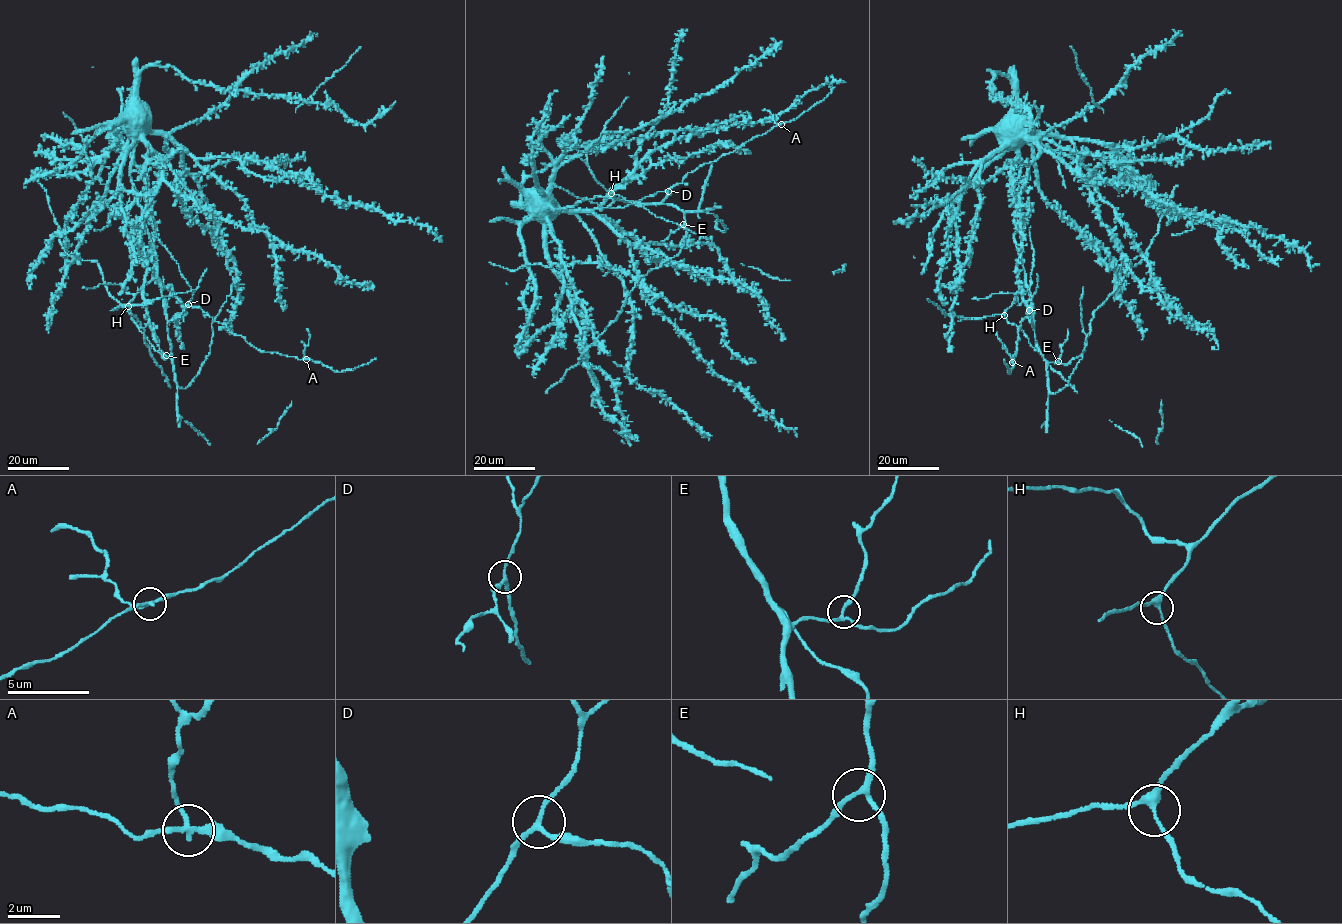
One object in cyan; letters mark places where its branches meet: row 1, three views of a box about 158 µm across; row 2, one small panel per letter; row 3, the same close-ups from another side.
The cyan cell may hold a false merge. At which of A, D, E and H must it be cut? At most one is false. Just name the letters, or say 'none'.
A

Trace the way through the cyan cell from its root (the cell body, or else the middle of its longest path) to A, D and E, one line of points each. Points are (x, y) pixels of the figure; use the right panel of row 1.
A: (1014, 117), (1013, 140), (1020, 164), (1014, 237), (1030, 297), (1034, 326), (1029, 311), (1020, 323), (1013, 362)
D: (1014, 117), (1013, 140), (1020, 164), (1014, 237), (1030, 297), (1034, 327), (1029, 310)
E: (1014, 117), (1013, 140), (1020, 164), (1015, 246), (1032, 306), (1036, 346), (1048, 363), (1058, 361)

